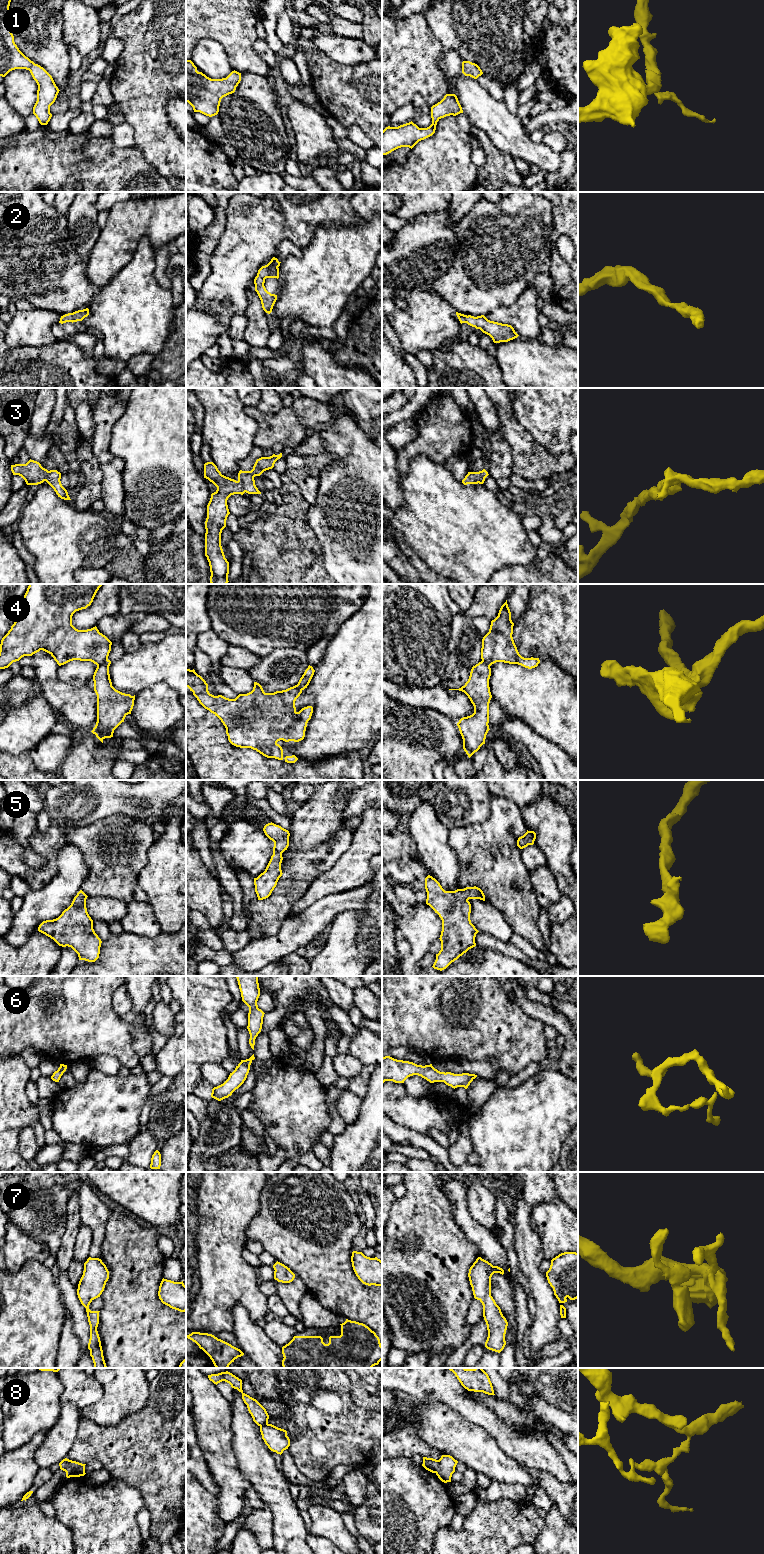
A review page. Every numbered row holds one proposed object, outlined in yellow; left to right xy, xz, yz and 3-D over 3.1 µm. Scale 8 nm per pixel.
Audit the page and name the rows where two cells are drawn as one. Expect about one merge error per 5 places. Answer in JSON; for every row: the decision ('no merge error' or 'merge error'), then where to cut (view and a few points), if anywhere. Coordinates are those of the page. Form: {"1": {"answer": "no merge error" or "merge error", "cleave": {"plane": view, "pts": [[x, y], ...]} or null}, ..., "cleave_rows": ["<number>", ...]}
{"1": {"answer": "no merge error", "cleave": null}, "2": {"answer": "no merge error", "cleave": null}, "3": {"answer": "no merge error", "cleave": null}, "4": {"answer": "merge error", "cleave": {"plane": "xy", "pts": [[107, 659], [97, 666]]}}, "5": {"answer": "no merge error", "cleave": null}, "6": {"answer": "no merge error", "cleave": null}, "7": {"answer": "no merge error", "cleave": null}, "8": {"answer": "merge error", "cleave": {"plane": "xy", "pts": [[68, 1459], [69, 1467], [65, 1471]]}}, "cleave_rows": ["4", "8"]}

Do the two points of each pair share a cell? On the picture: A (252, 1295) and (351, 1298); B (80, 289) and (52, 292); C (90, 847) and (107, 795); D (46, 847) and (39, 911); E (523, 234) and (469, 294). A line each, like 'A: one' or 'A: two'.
A: two
B: one
C: two
D: two
E: one

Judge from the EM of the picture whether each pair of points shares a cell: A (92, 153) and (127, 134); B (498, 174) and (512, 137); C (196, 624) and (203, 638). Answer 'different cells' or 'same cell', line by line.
A: different cells
B: different cells
C: different cells

